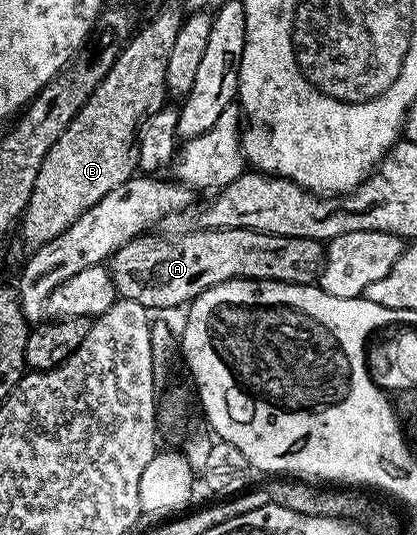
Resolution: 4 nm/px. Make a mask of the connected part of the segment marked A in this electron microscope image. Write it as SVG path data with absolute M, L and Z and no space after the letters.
M234 227L233 229L215 228L198 229L199 231L191 231L188 235L179 235L176 239L162 239L156 233L144 233L131 239L128 243L117 249L117 251L109 259L109 270L111 272L111 280L115 283L115 290L124 299L132 299L141 304L142 307L154 309L154 307L179 307L190 304L192 299L196 299L201 293L205 293L205 289L216 287L217 284L224 283L231 279L255 279L255 280L279 280L282 283L297 283L311 285L318 280L319 273L323 268L323 261L325 258L325 249L320 240L311 238L293 238L281 237L277 234L265 234L260 231L247 230L244 227Z

